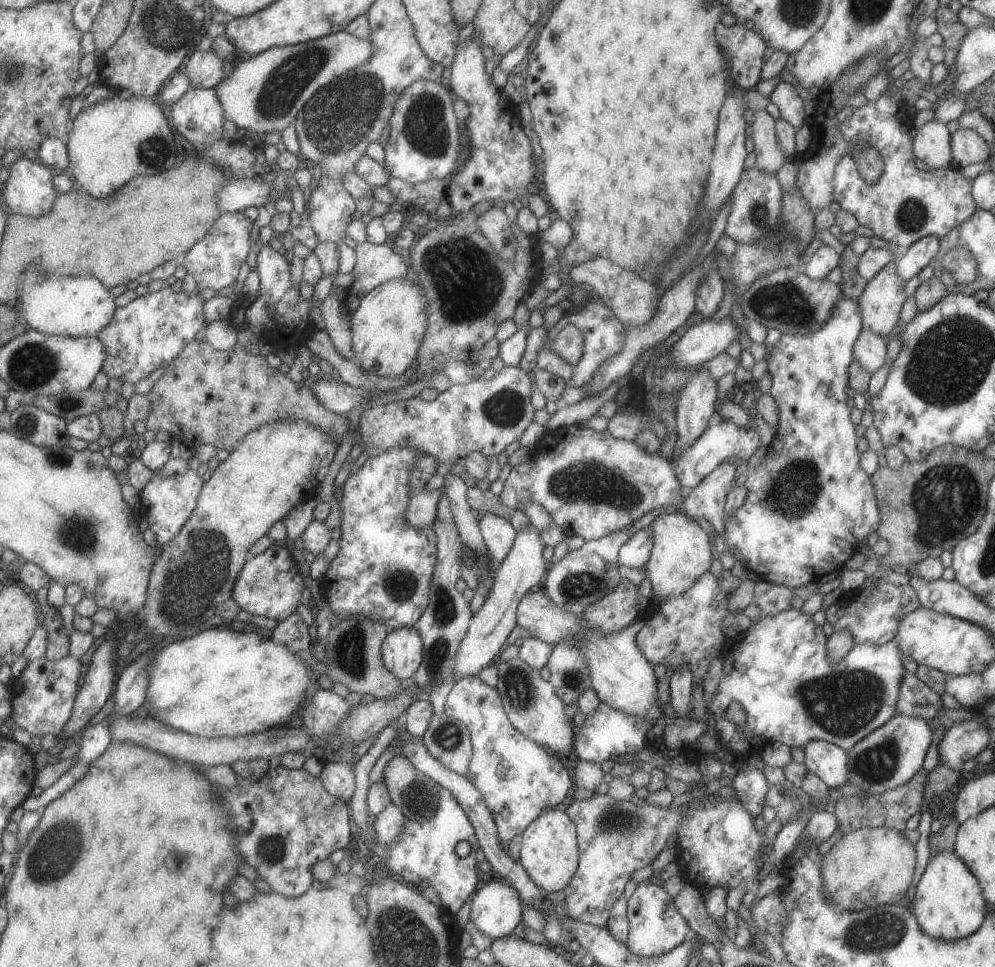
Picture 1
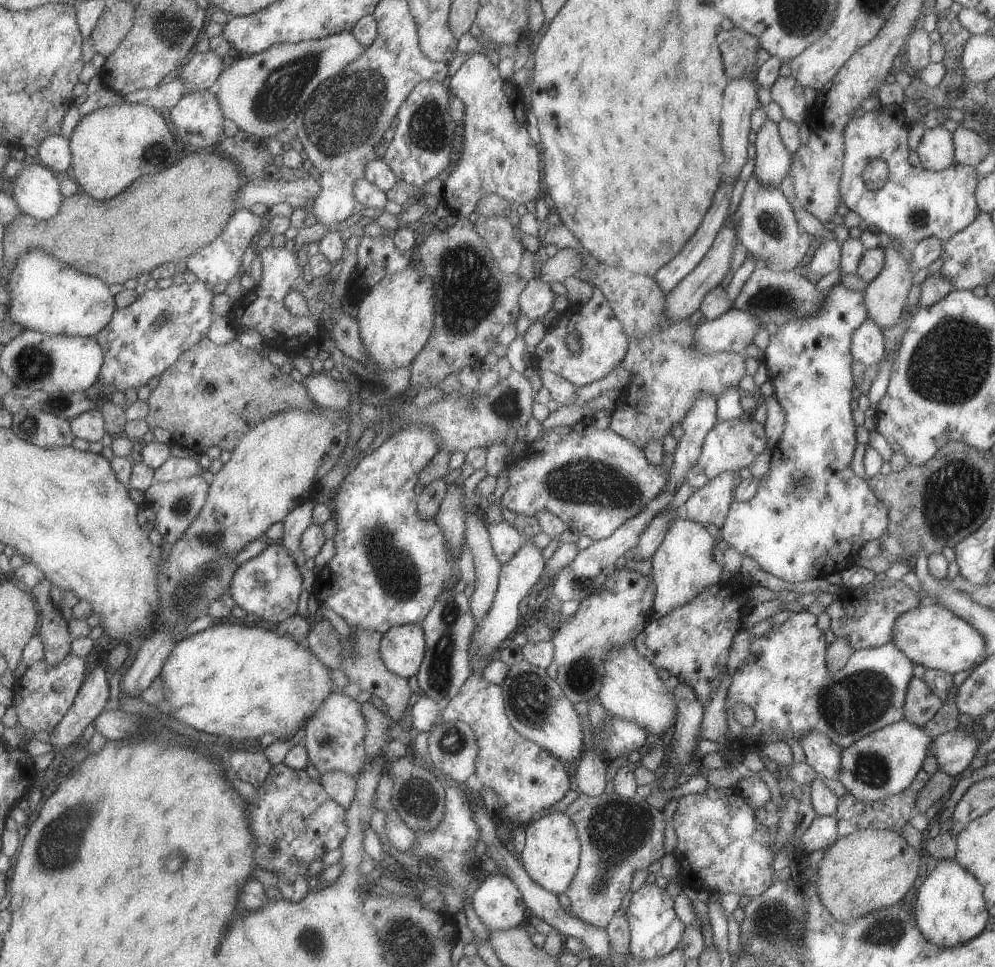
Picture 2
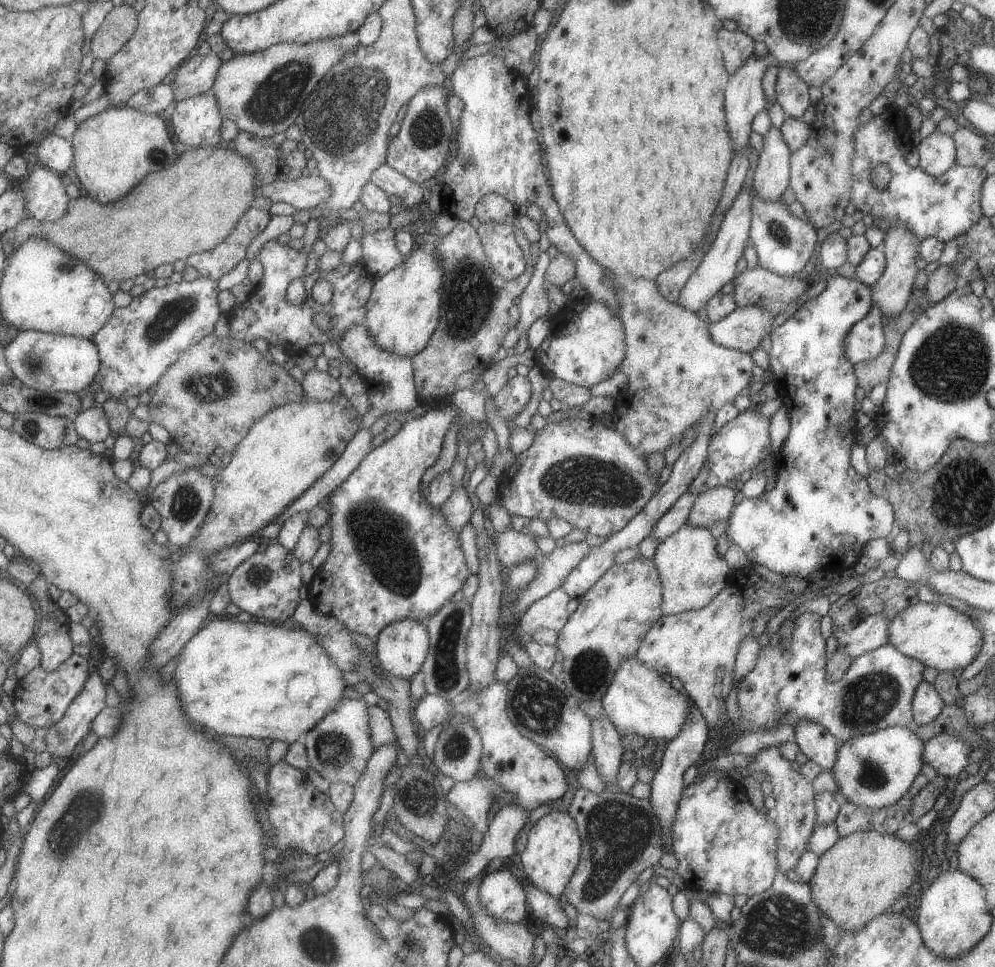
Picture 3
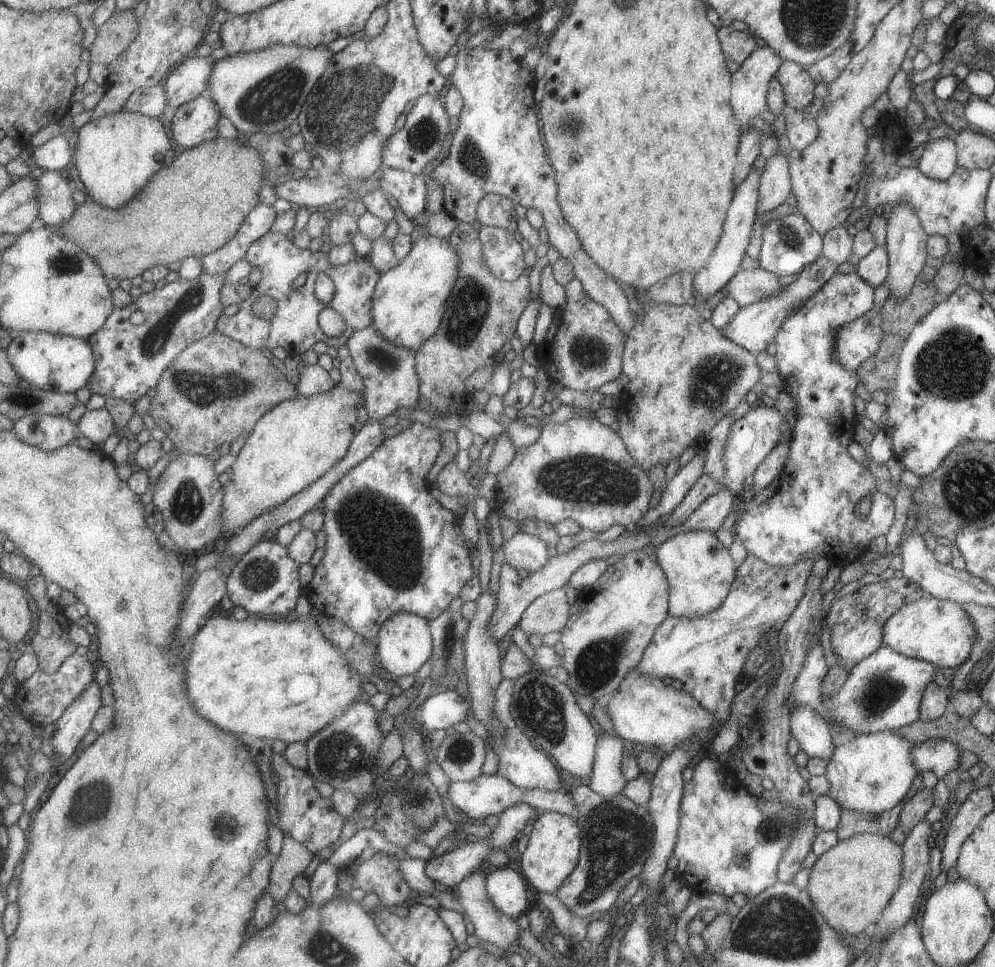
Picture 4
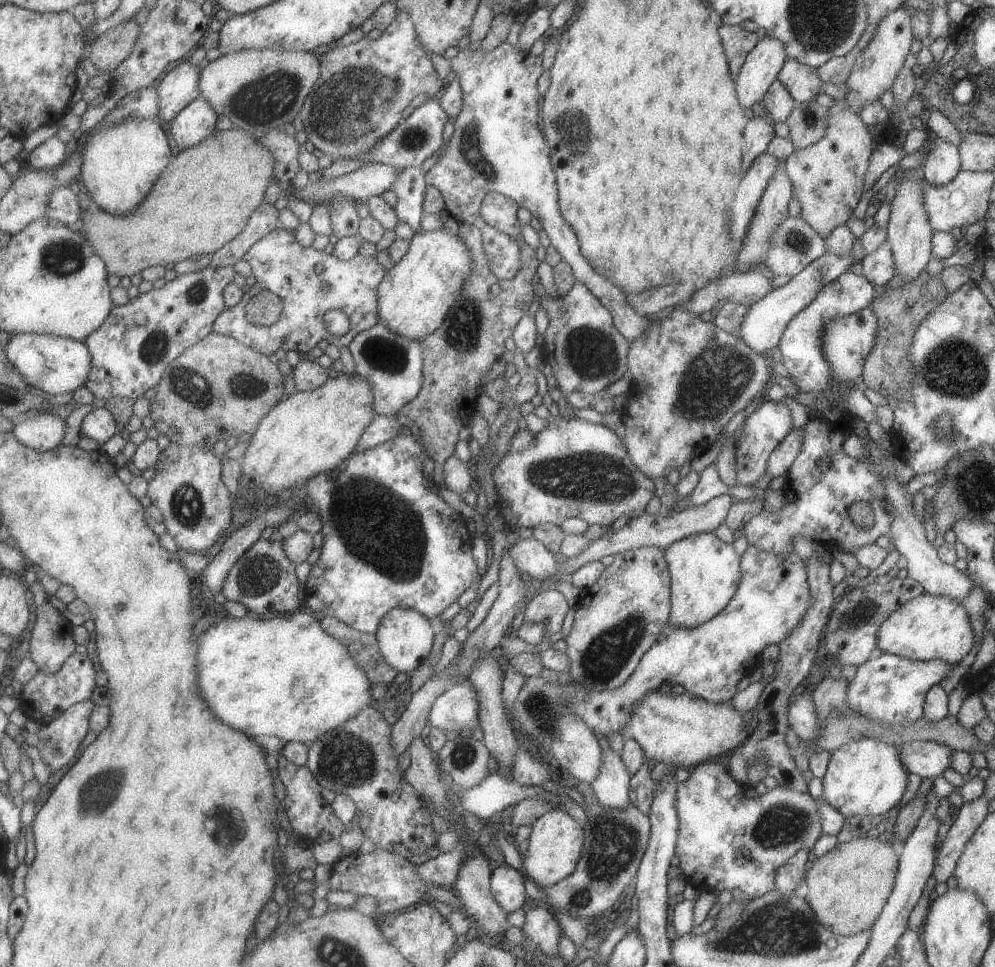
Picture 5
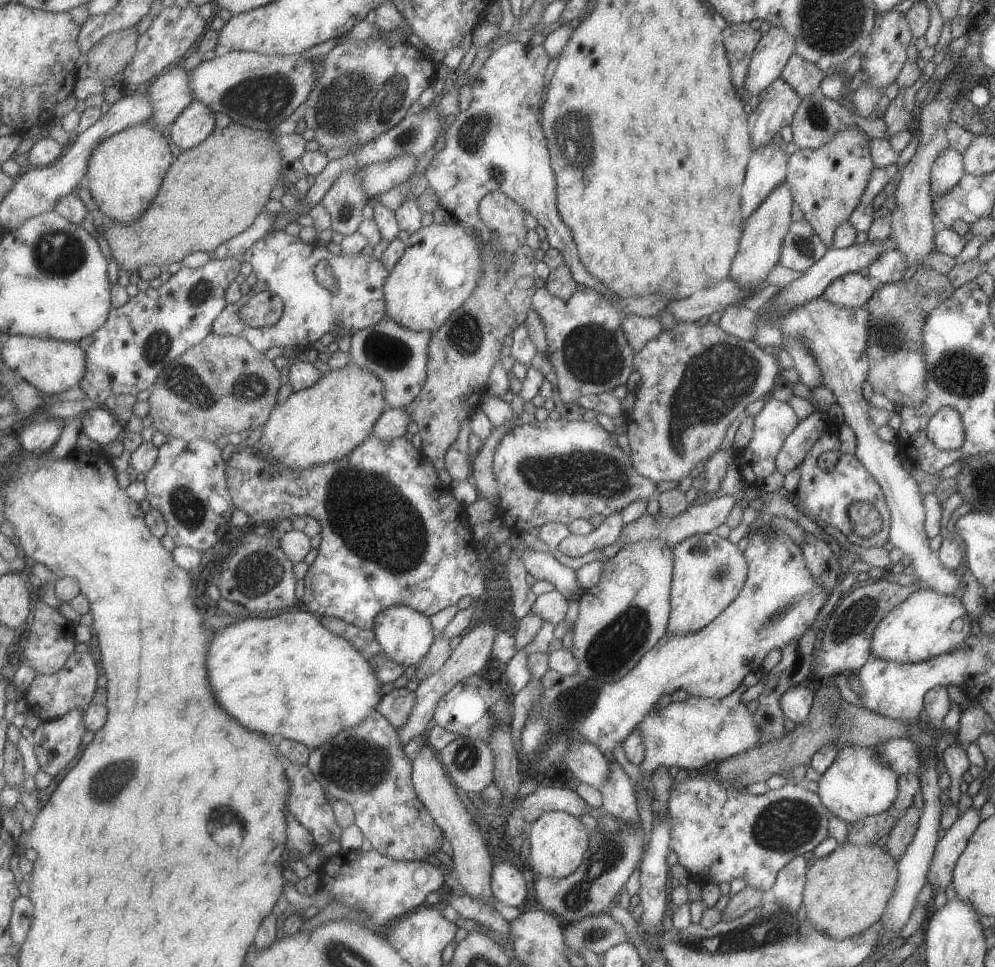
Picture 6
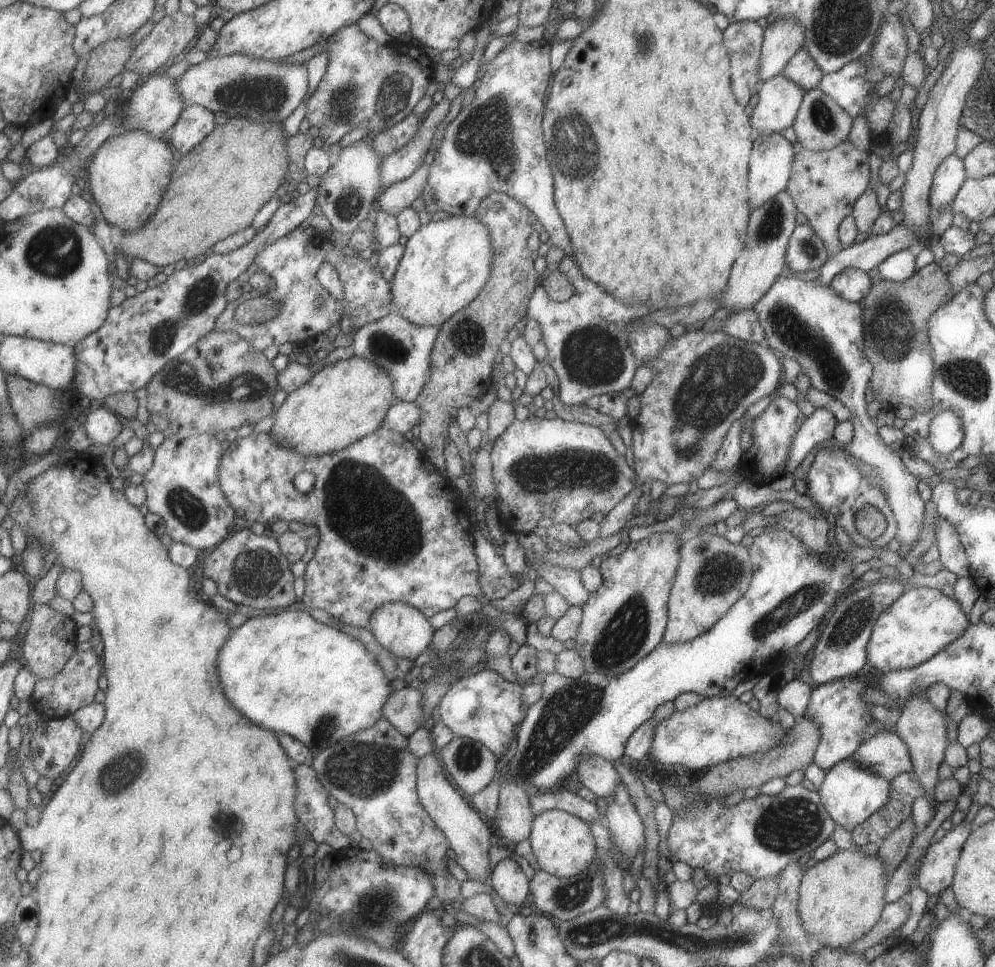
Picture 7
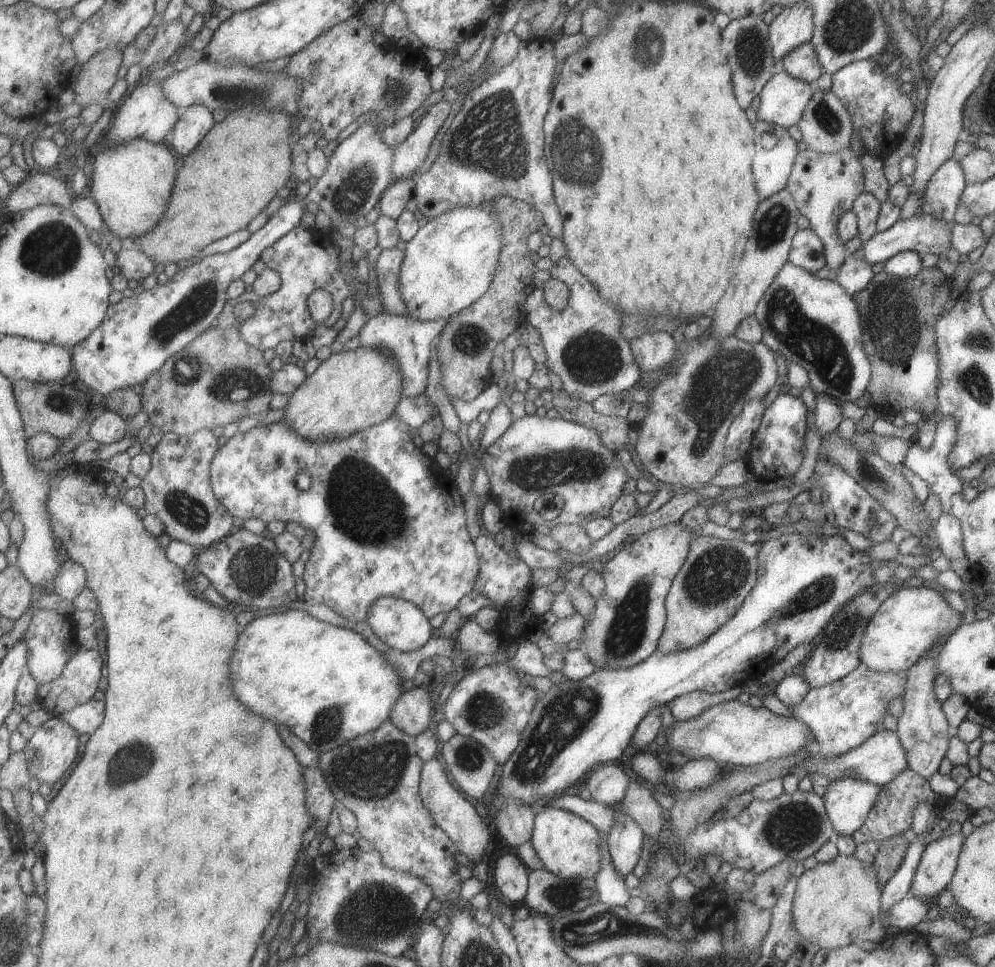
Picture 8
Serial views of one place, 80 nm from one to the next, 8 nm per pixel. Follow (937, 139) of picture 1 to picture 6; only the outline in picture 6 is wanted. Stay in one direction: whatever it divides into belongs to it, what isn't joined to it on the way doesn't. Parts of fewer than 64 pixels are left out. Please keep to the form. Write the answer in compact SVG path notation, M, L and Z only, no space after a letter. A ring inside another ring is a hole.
M952 148L945 149L930 168L930 191L936 199L948 193L965 174L962 154Z

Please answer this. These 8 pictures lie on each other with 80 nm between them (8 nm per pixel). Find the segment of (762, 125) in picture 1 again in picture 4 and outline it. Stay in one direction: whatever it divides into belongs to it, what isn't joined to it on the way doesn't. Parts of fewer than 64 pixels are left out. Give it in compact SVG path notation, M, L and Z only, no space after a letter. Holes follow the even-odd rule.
M776 154L766 160L758 186L758 201L756 202L756 217L765 216L766 212L775 210L785 202L785 198L791 193L790 176L788 173L788 162L786 155Z

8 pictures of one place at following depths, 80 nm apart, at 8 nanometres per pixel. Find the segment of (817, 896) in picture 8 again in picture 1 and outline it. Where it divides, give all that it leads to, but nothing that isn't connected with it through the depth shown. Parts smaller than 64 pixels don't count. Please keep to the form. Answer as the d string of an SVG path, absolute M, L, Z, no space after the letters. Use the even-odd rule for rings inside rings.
M861 827L843 833L830 850L821 856L822 891L829 904L844 911L860 911L877 905L897 905L904 900L904 894L911 884L915 868L915 850L904 836L904 832L882 827Z

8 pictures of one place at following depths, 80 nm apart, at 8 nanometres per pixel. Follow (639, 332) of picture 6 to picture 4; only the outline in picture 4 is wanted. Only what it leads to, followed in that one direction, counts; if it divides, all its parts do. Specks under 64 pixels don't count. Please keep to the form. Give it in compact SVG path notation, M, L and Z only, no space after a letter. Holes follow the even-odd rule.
M484 45L472 49L463 47L458 50L454 60L455 65L451 73L452 86L461 95L462 107L458 116L453 120L453 126L459 132L452 132L448 155L429 174L442 188L443 210L458 221L472 223L478 219L476 206L485 193L495 193L507 197L514 205L519 204L526 209L539 210L548 234L548 244L551 244L566 261L569 261L574 278L582 284L583 290L608 312L617 328L627 336L636 323L636 312L629 292L613 277L594 265L594 262L581 248L575 231L562 217L556 197L554 170L546 157L546 148L542 142L537 116L537 105L533 99L534 67L523 65L521 60L513 58L507 47L492 50L486 49ZM481 225L477 239L481 256L497 280L512 281L523 272L524 256L514 232L500 226Z

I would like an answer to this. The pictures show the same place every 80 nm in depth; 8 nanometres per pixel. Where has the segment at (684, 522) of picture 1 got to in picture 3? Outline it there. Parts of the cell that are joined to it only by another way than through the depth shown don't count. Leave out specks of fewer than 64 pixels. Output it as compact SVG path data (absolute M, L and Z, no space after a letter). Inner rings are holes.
M687 522L657 545L653 560L662 584L663 615L703 608L726 587L731 571L715 546L716 538L708 528L694 527Z

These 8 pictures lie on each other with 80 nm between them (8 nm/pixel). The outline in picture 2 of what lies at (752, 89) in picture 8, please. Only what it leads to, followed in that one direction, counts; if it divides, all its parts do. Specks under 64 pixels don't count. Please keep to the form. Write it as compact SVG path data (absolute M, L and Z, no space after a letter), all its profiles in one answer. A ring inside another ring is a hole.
M737 27L730 30L719 29L718 32L719 52L728 78L754 78L758 69L755 63L755 52L760 48L758 40Z

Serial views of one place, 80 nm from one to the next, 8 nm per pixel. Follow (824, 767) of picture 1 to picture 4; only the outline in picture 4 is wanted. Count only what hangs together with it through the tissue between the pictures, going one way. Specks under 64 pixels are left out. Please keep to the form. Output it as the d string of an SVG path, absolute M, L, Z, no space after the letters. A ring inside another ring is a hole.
M805 705L792 707L790 711L790 731L799 743L800 749L808 757L828 761L834 750L832 734L828 723L812 708Z

